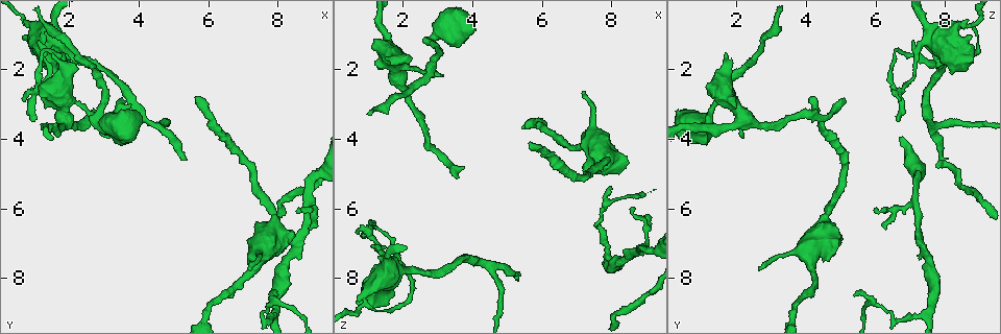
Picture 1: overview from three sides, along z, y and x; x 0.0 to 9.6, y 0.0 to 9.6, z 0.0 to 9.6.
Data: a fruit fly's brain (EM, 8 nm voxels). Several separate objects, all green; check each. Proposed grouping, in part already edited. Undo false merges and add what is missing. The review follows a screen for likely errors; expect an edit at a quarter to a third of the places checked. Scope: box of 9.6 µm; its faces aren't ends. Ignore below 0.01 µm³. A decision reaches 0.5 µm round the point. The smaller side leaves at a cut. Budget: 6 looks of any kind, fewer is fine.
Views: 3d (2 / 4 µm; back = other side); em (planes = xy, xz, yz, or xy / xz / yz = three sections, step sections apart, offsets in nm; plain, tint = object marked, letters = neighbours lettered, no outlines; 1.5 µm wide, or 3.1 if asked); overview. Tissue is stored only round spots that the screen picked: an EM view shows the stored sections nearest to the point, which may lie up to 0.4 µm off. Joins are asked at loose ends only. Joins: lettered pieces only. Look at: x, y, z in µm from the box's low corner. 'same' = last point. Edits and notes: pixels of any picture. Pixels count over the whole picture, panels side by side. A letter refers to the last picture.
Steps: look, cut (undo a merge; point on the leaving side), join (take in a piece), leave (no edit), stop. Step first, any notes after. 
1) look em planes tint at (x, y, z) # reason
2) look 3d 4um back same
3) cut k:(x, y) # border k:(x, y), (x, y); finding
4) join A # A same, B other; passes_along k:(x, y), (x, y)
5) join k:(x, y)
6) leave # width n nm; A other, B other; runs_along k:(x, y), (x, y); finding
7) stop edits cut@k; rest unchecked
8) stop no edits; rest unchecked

look 3d 4um at (5.75, 2.75, 4.15)

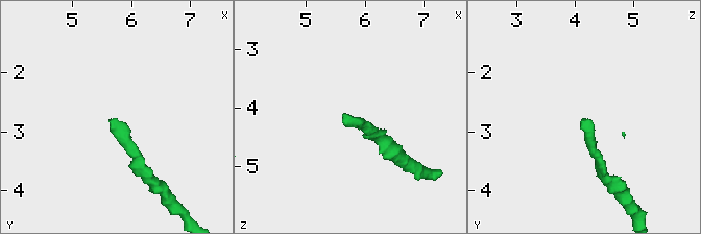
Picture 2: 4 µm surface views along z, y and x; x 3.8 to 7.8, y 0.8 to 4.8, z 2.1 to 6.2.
look em xy step 8 letters at (5.70, 2.75, 4.20)

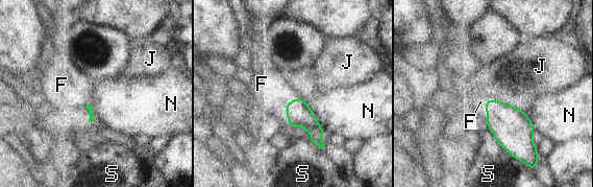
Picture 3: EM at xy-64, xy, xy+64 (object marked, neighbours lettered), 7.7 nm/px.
look em planes letters same # cut it another way

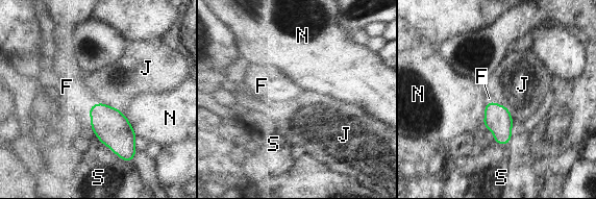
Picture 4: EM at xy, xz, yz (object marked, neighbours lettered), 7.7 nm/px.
join F # longest_contact N 240 nm; F same, J other, N other, S other; it goes on there

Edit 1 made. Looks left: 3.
look overview

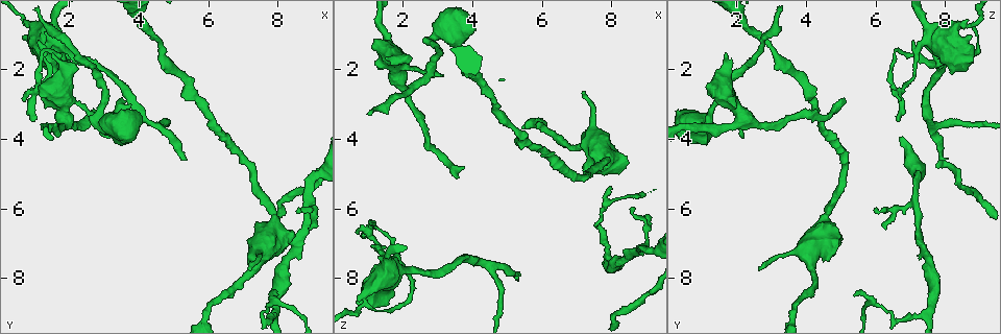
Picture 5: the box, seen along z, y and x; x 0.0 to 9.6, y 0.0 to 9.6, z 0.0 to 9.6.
look em planes tint at (3.60, 2.95, 5.10) # tapers out

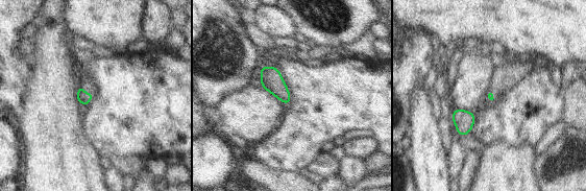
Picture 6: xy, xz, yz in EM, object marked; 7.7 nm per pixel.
look em planes letters same # see the neighbours

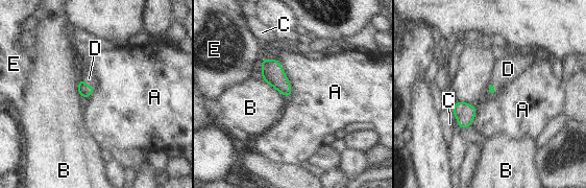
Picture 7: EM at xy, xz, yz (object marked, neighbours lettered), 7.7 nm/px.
join D # A other, B other, C other, D same, E other; passes_along 7:(84, 91), (86, 85), (89, 78); the neuron continues

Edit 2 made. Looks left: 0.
stop edits join@4, join@7; rest unchecked

